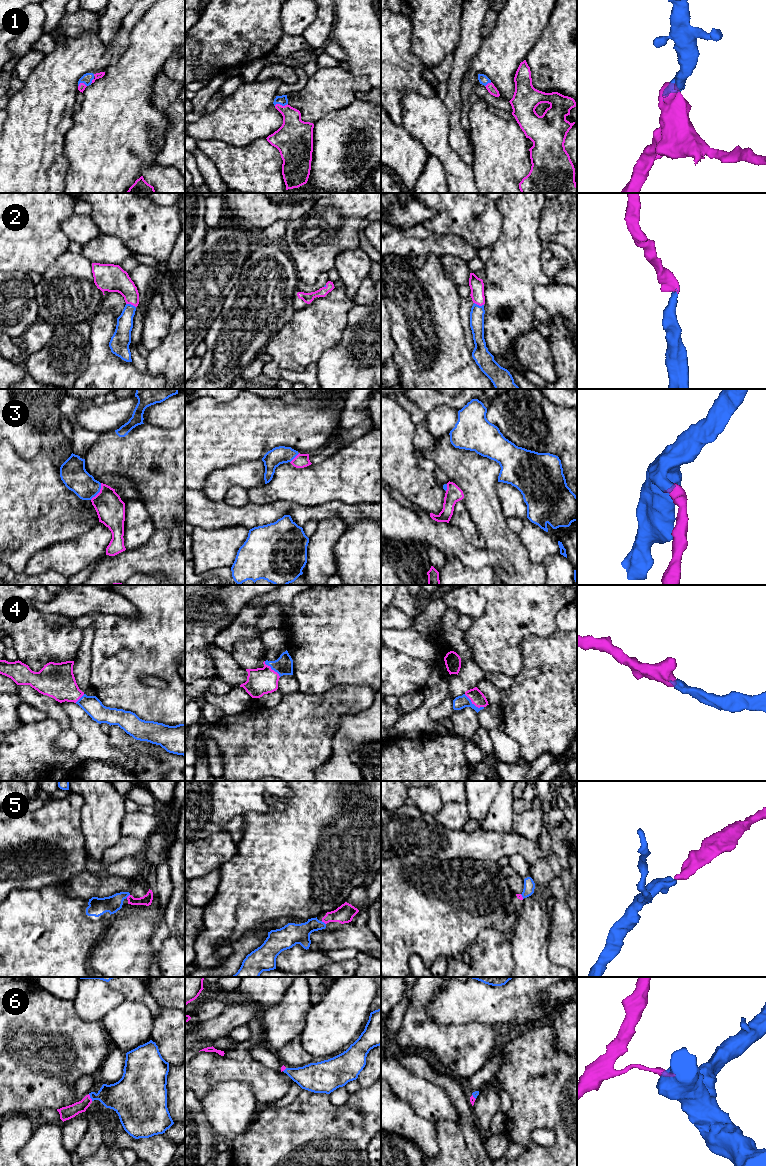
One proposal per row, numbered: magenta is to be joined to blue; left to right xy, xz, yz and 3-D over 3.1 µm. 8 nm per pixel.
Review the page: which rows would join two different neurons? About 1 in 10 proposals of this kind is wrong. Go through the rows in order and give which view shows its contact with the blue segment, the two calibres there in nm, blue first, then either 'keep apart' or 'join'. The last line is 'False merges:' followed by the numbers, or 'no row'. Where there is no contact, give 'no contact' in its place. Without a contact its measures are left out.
1: contact in xz; calibres 80 and 220 nm; join
2: contact in xy; calibres 140 and 220 nm; join
3: contact in xy; calibres 200 and 220 nm; join
4: contact in yz; calibres 110 and 120 nm; join
5: contact in xz; calibres 160 and 140 nm; join
6: contact in xy; calibres 240 and 110 nm; join
False merges: no row

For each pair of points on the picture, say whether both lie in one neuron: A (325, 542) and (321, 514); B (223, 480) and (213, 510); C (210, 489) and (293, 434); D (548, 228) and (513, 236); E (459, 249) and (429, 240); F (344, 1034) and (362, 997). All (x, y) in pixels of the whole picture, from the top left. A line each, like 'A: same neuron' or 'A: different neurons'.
A: different neurons
B: different neurons
C: different neurons
D: different neurons
E: same neuron
F: same neuron

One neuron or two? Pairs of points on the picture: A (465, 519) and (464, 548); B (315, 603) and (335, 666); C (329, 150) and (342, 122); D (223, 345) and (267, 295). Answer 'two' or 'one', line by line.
A: two
B: one
C: one
D: one

